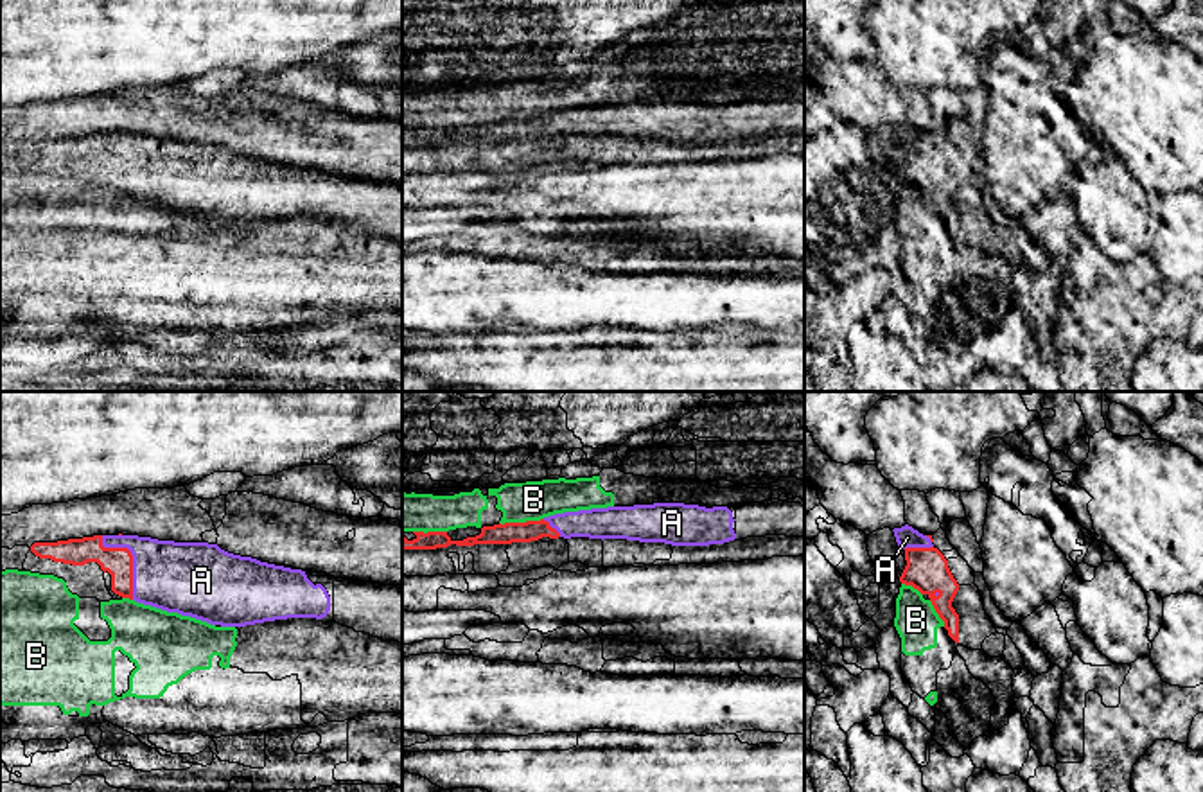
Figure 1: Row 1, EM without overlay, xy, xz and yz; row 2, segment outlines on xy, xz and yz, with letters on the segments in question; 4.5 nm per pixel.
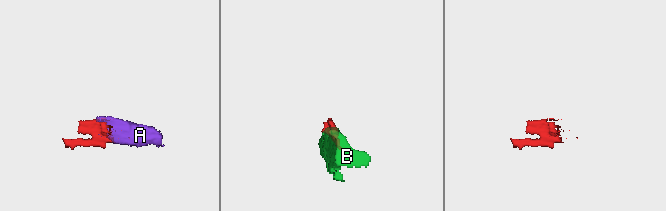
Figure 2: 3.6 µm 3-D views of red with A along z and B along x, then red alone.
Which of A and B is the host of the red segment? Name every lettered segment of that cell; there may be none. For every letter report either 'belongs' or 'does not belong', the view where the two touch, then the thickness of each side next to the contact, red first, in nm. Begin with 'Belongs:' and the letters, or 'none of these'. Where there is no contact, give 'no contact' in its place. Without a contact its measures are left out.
Belongs: A
A: belongs; contact in xy; calibres 130 and 320 nm
B: does not belong; contact in xz; calibres 100 and 180 nm

